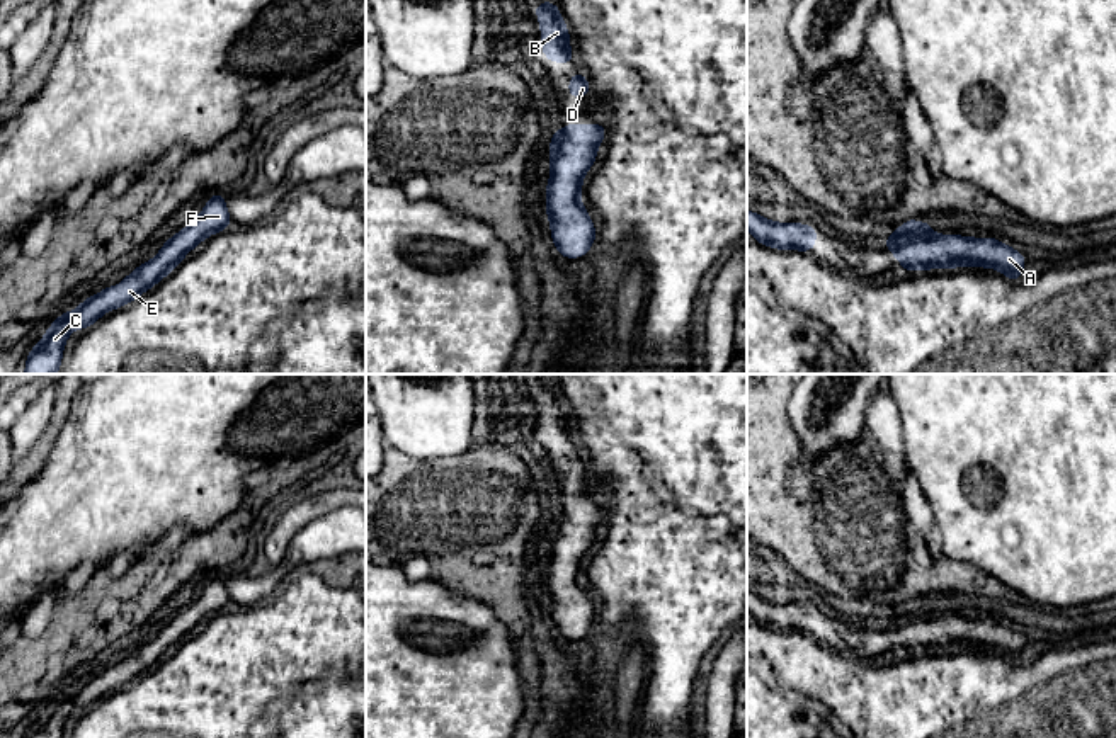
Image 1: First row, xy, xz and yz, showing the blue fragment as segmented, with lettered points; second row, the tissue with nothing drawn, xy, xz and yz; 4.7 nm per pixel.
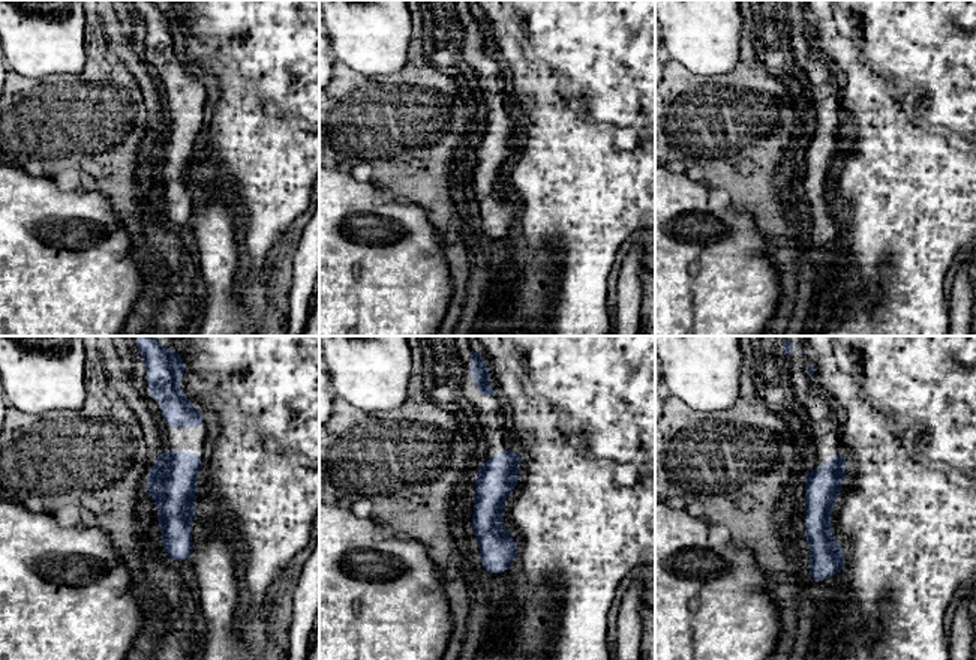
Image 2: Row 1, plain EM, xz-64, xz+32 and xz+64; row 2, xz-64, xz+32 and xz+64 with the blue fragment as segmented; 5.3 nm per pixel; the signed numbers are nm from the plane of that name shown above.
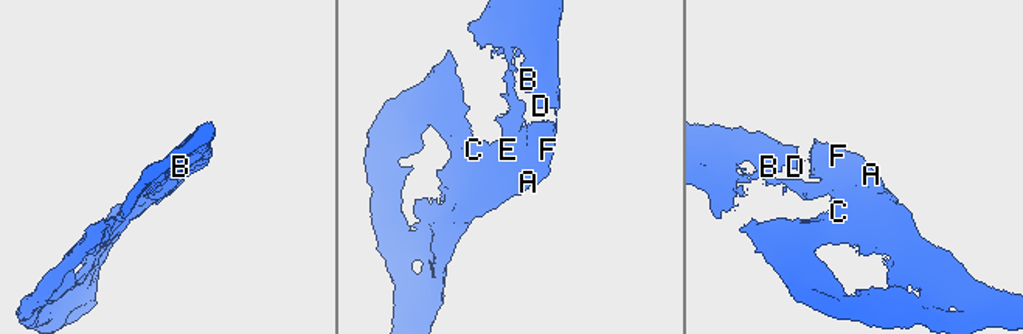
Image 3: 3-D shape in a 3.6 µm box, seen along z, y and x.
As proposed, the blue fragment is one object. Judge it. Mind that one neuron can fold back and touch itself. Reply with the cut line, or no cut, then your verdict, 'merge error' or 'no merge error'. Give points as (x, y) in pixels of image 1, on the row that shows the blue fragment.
no cut; no merge error

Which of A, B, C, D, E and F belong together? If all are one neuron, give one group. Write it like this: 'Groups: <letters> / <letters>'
Groups: A B C D E F

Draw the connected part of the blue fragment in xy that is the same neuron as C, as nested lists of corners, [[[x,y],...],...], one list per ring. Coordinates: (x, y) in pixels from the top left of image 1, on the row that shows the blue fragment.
[[[225,192],[211,194],[201,214],[175,236],[162,245],[158,255],[133,274],[121,286],[109,286],[80,303],[77,311],[61,313],[44,333],[43,340],[27,354],[24,374],[56,374],[60,371],[63,347],[75,328],[88,328],[102,318],[104,311],[117,309],[170,274],[208,235],[230,228],[231,218],[225,206]]]

